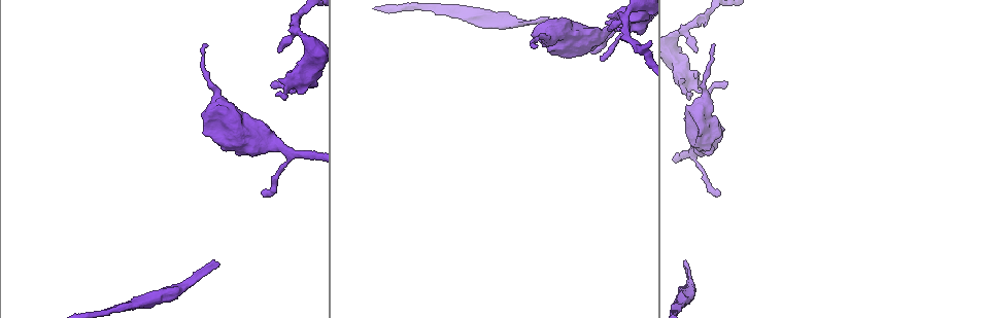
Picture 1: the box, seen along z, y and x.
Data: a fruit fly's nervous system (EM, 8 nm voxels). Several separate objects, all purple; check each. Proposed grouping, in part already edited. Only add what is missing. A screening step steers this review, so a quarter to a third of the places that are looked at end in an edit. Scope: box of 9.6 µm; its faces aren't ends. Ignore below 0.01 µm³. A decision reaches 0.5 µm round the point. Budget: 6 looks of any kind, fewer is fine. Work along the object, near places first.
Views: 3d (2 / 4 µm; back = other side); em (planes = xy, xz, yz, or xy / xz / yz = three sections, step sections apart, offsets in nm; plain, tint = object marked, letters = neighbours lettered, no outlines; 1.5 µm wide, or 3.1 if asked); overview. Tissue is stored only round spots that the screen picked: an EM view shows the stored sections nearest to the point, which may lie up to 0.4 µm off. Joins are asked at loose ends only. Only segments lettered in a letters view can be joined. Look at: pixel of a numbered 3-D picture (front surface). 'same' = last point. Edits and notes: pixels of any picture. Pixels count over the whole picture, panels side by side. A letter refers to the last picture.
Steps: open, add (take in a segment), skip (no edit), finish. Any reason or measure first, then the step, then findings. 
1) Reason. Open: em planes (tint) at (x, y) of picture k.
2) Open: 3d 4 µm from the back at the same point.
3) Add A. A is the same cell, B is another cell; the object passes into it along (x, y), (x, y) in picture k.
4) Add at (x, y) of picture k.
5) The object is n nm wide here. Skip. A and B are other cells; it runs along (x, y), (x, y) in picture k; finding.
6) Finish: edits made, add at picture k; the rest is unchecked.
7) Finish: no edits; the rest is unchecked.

An open end. Open: em yz step 4 (letters) at (594, 53) of picture 1.

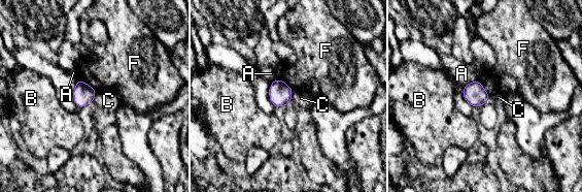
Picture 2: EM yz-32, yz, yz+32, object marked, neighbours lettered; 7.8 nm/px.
Another direction. Open: em planes (letters) at the same point.

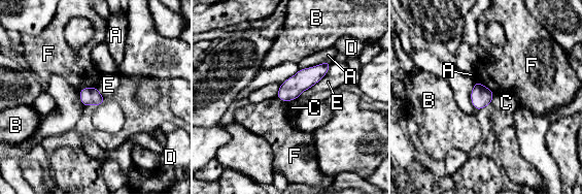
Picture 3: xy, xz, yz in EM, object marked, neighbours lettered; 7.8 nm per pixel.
The object is 140 nm wide here. Skip. A, B, C, D, E and F are other cells; a border runs along (295, 99), (283, 102) in picture 3; none of them fits.

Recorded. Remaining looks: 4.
Tapers out. Open: 3d 4 µm at (685, 262) of picture 1.

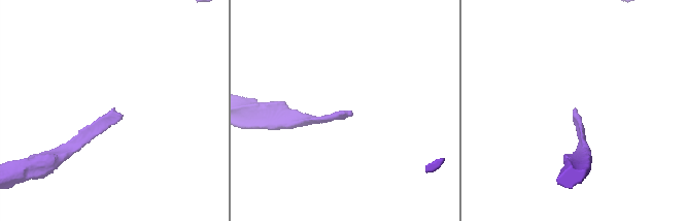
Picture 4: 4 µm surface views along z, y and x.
Open: em planes (letters) at (119, 113) of picture 4.

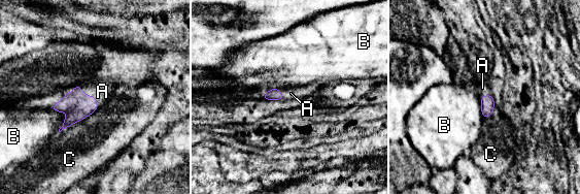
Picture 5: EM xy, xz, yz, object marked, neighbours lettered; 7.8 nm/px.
Add A. A is the same cell, B and C are other cells; the object passes into it along (78, 105), (91, 95), (102, 91) in picture 5; it goes on there.

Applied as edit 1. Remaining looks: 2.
Finish: edits made, add at picture 5; the rest is unchecked.

